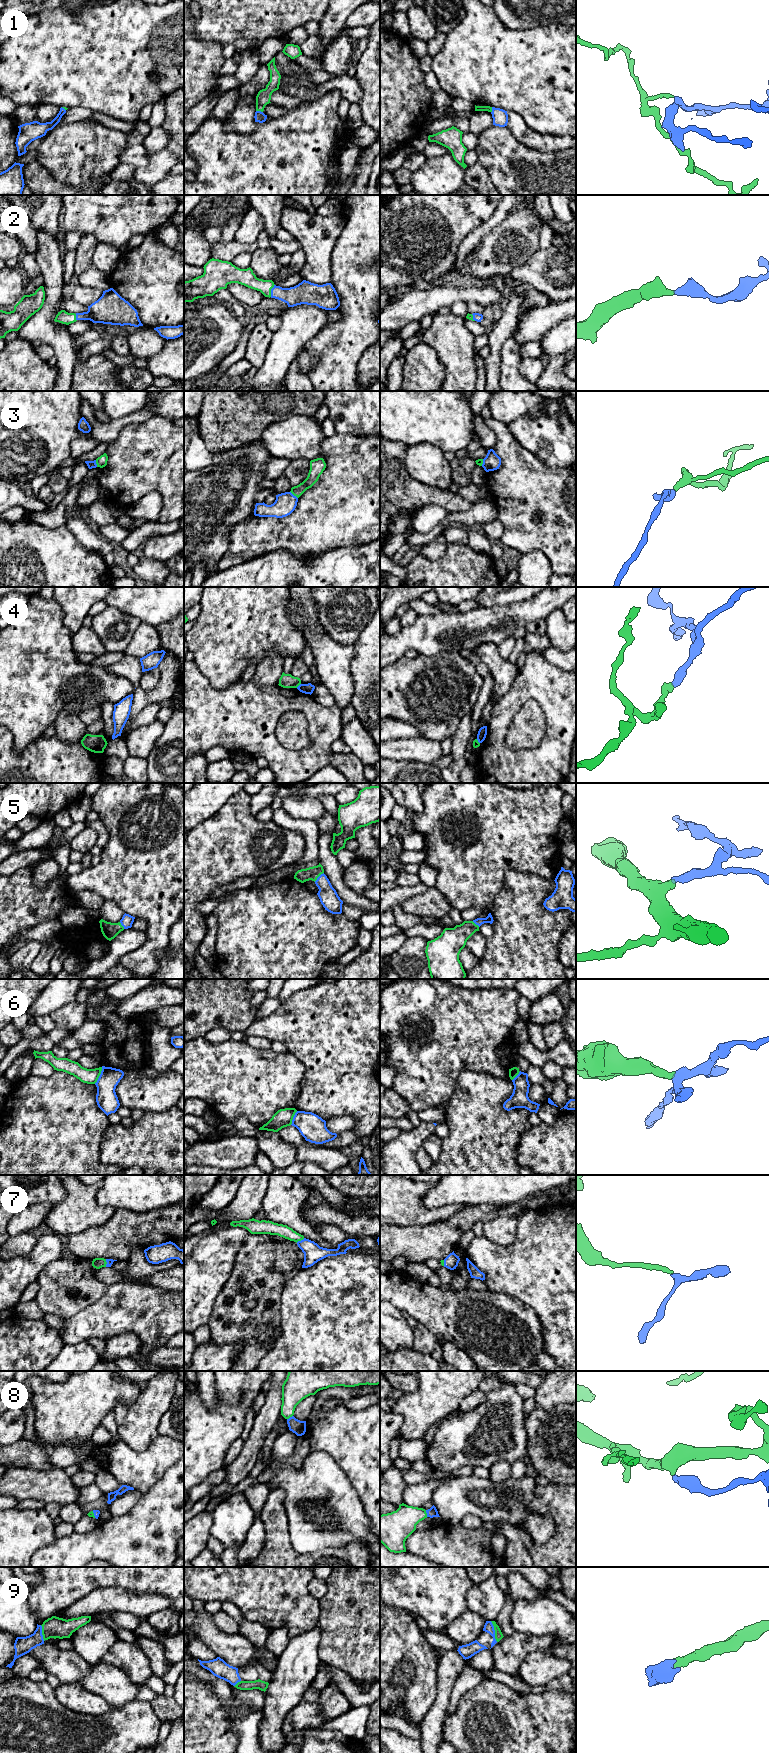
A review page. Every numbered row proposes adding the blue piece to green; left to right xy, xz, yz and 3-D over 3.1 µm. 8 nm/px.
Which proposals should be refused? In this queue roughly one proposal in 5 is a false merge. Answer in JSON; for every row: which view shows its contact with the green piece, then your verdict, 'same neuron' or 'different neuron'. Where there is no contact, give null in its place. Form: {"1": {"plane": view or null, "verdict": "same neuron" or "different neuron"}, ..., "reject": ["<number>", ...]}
{"1": {"plane": "xz", "verdict": "same neuron"}, "2": {"plane": "xz", "verdict": "same neuron"}, "3": {"plane": "xz", "verdict": "different neuron"}, "4": {"plane": "xz", "verdict": "different neuron"}, "5": {"plane": "xz", "verdict": "same neuron"}, "6": {"plane": "xy", "verdict": "different neuron"}, "7": {"plane": "xz", "verdict": "same neuron"}, "8": {"plane": "yz", "verdict": "same neuron"}, "9": {"plane": "yz", "verdict": "same neuron"}, "reject": ["3", "4", "6"]}

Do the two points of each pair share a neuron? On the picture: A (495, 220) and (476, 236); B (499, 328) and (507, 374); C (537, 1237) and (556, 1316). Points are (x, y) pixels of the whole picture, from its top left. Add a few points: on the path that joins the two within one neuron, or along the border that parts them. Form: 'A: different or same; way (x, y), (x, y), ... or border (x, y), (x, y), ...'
A: same; way (490, 224), (481, 231)
B: different; border (511, 336), (501, 348), (499, 369)
C: same; way (555, 1257), (556, 1296)

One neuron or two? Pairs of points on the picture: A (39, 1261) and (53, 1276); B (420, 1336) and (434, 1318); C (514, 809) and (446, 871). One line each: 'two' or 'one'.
A: two
B: two
C: one

